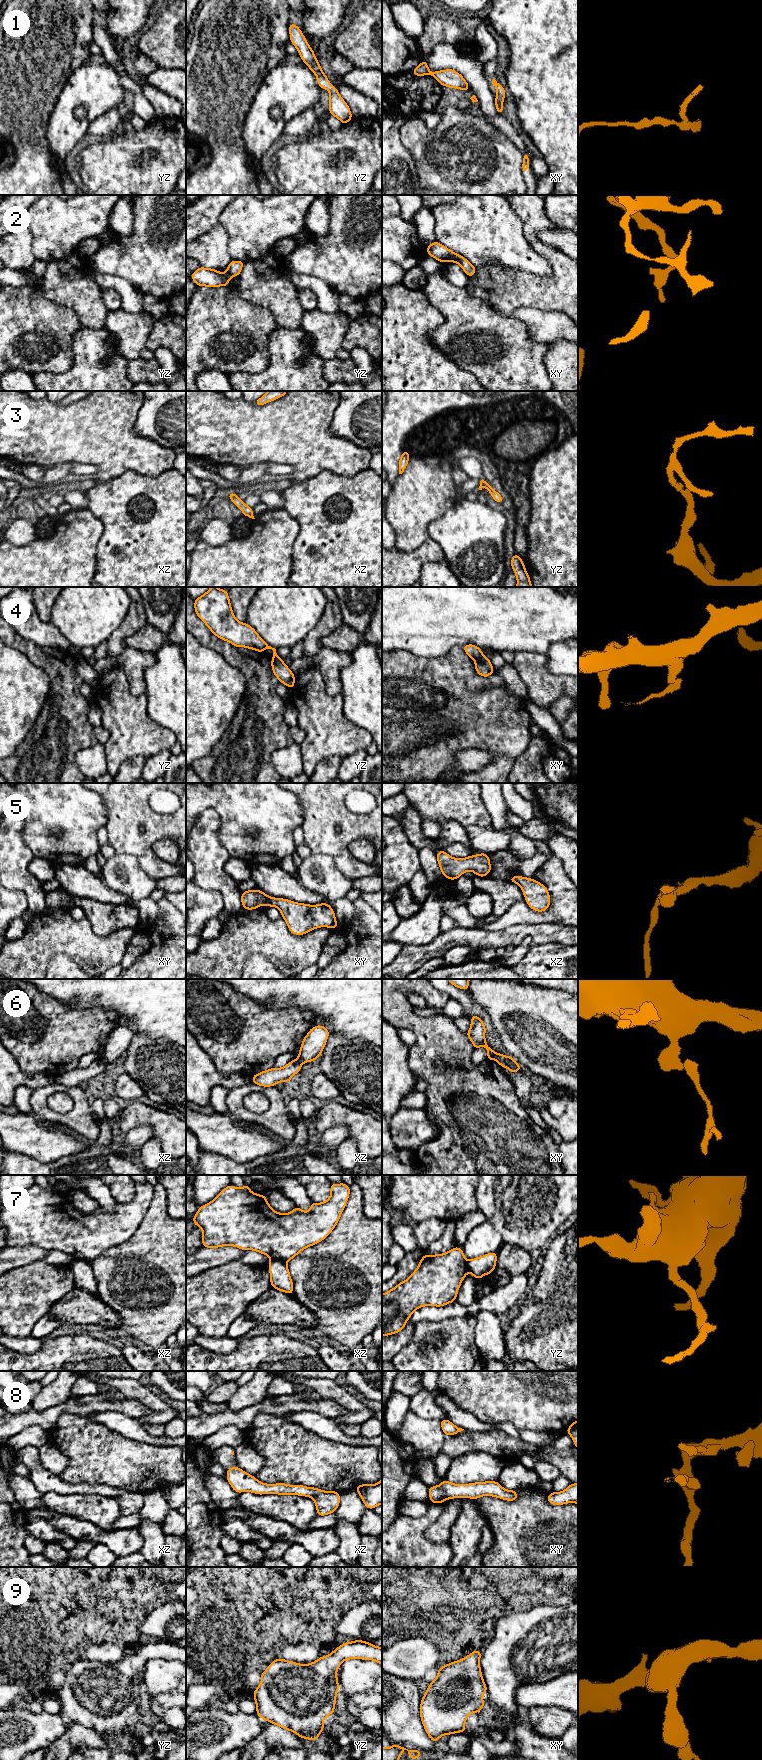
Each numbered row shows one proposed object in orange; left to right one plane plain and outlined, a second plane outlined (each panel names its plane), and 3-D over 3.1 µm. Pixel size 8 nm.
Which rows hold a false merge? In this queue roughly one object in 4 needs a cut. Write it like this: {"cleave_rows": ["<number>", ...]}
{"cleave_rows": ["4", "6", "7"]}

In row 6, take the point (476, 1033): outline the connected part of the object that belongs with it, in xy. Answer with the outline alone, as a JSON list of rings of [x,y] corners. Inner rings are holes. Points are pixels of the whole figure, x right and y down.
[[[471,1015],[471,1026],[469,1031],[466,1033],[466,1036],[471,1040],[473,1043],[474,1049],[484,1046],[487,1049],[487,1057],[488,1062],[495,1059],[495,1052],[491,1047],[487,1045],[485,1040],[485,1032],[486,1027],[482,1021],[482,1019],[476,1015]]]

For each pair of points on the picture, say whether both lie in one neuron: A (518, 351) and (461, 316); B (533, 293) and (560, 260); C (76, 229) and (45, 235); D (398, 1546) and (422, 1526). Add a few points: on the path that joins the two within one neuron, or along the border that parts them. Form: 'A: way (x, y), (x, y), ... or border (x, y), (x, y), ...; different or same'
A: way (504, 337), (496, 330), (475, 327); same
B: way (543, 289), (560, 270); same
C: way (68, 229), (58, 229), (53, 234); same
D: way (404, 1540), (416, 1528); same

